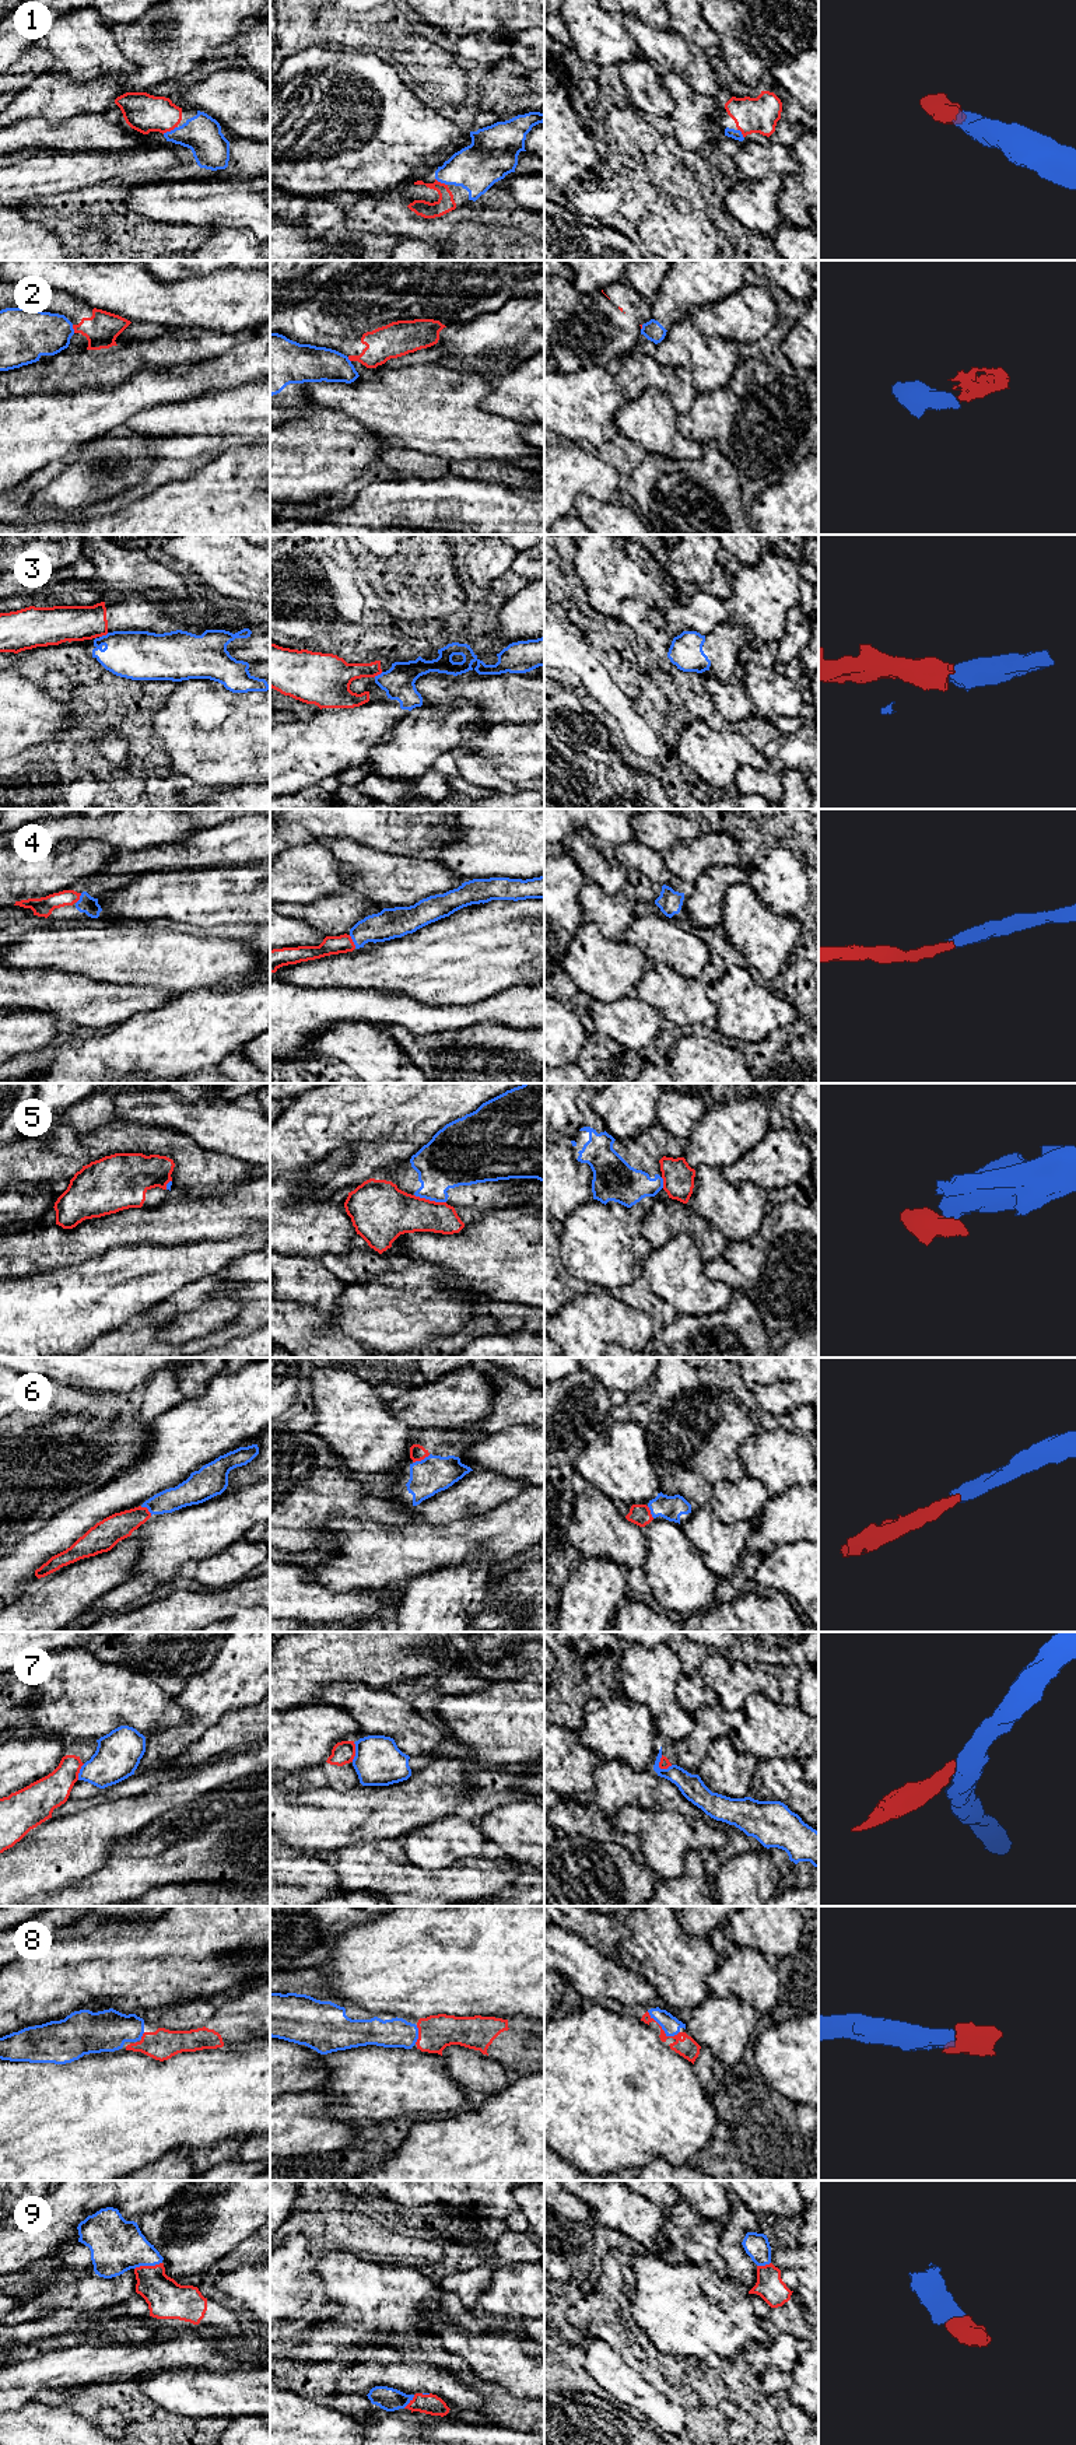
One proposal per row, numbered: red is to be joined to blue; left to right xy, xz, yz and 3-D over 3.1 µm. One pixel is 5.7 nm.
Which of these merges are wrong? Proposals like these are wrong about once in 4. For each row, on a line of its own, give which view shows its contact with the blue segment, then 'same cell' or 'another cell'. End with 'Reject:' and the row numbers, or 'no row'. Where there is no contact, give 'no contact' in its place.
1: meets blue in xy; same cell
2: meets blue in xy; another cell
3: meets blue in xy; another cell
4: meets blue in xz; same cell
5: meets blue in xz; another cell
6: meets blue in xz; same cell
7: meets blue in xz; another cell
8: meets blue in yz; same cell
9: meets blue in xy; same cell
Reject: 2, 3, 5, 7

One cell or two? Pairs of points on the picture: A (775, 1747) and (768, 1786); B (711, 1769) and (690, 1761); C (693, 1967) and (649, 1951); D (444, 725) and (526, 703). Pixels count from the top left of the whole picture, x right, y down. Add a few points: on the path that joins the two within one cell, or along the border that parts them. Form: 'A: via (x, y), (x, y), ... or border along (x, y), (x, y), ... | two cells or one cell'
A: border along (781, 1758), (760, 1759) | two cells
B: border along (714, 1738), (697, 1773) | two cells
C: via (682, 1964), (676, 1964), (661, 1951) | one cell
D: border along (449, 706), (458, 700), (473, 701), (483, 722) | two cells

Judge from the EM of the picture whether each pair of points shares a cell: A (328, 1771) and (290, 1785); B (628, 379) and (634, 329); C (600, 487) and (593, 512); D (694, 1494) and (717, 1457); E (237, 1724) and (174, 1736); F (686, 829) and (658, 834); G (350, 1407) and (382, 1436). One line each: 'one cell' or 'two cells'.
A: one cell
B: two cells
C: two cells
D: one cell
E: two cells
F: one cell
G: one cell

